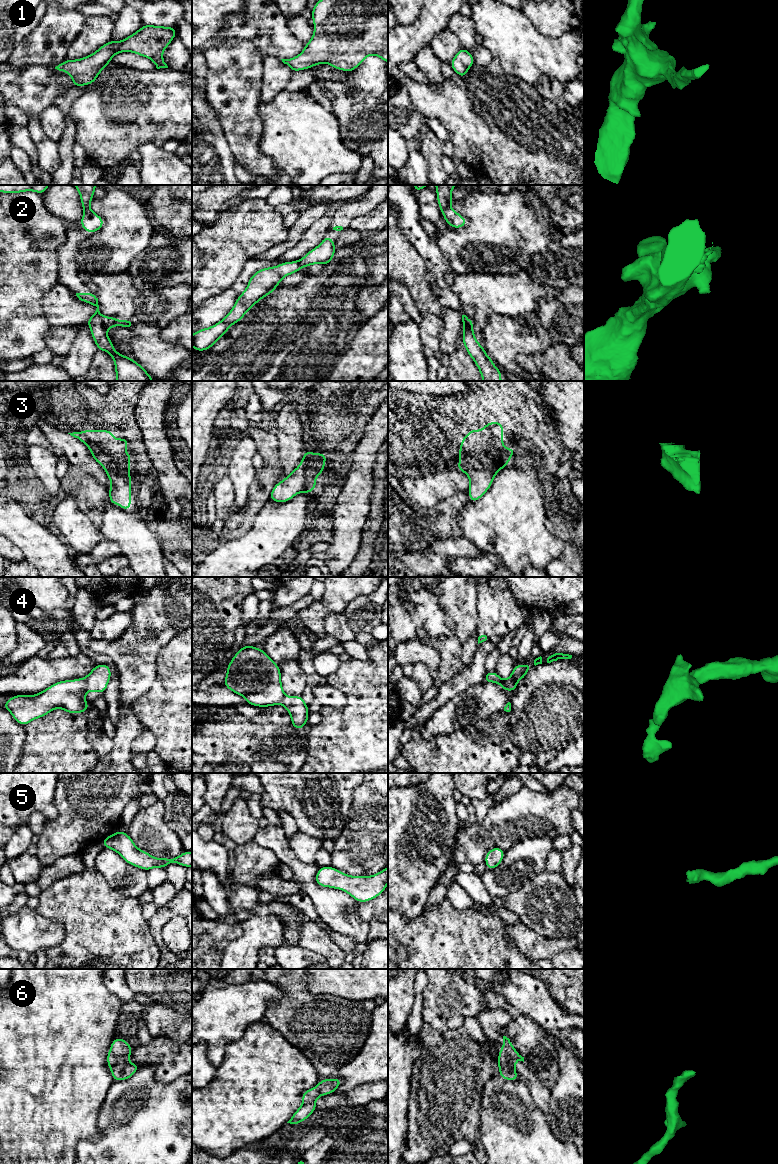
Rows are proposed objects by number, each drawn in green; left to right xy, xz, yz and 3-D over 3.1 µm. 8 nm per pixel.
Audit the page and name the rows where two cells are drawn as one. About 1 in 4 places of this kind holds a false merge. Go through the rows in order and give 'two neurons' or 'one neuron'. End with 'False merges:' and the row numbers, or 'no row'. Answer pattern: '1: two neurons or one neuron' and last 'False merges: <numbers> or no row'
1: one neuron
2: two neurons
3: one neuron
4: two neurons
5: one neuron
6: one neuron
False merges: 2, 4

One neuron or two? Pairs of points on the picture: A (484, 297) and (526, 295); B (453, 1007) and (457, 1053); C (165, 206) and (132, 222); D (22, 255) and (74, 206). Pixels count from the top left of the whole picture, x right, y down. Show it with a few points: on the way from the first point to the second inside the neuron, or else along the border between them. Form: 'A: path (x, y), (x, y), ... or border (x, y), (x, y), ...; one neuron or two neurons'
A: path (494, 295), (516, 295); one neuron
B: border (430, 1024), (441, 1032), (453, 1028); two neurons
C: border (148, 211), (157, 228); two neurons
D: border (44, 202), (51, 212), (66, 220); two neurons

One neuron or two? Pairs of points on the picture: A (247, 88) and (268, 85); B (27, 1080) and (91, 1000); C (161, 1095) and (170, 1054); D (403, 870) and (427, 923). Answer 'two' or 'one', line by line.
A: two
B: one
C: two
D: two

